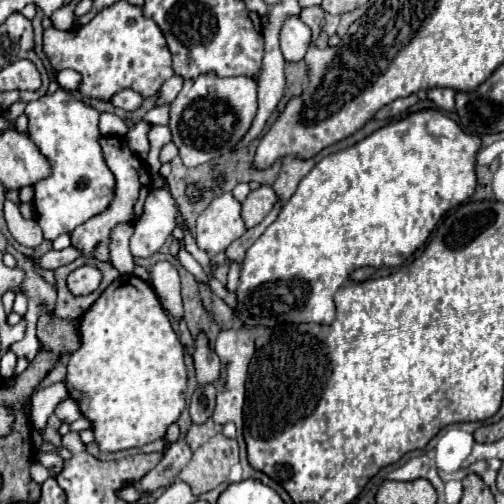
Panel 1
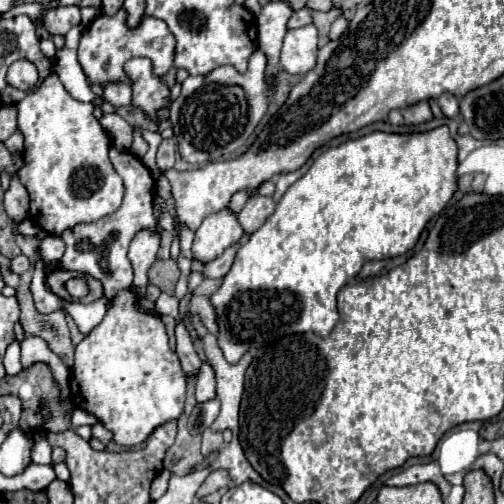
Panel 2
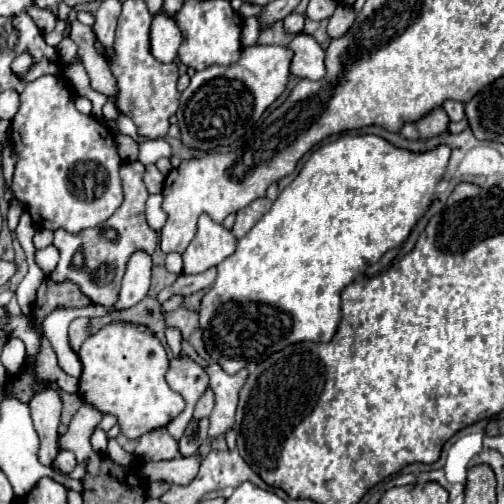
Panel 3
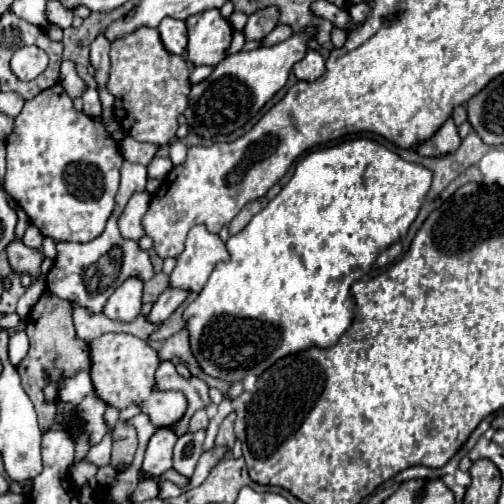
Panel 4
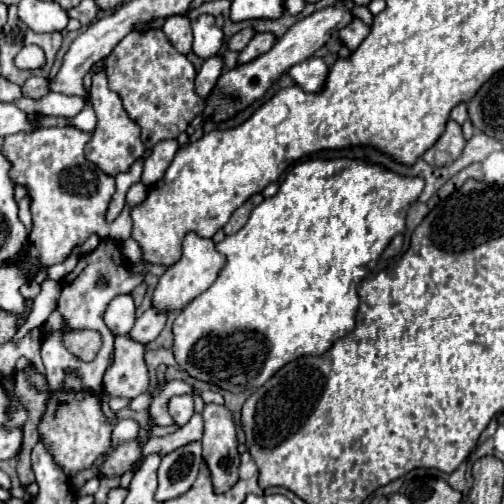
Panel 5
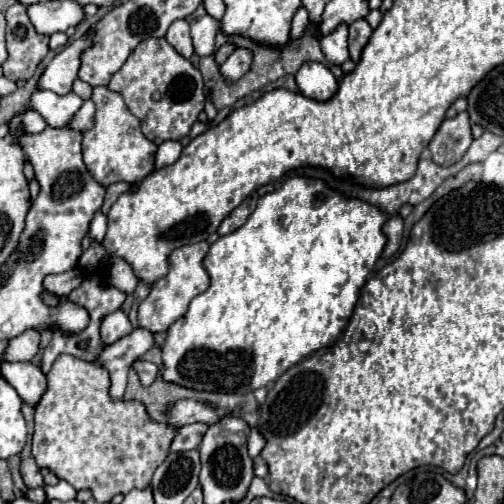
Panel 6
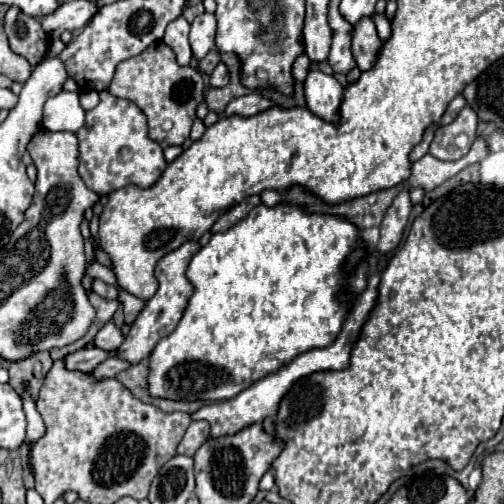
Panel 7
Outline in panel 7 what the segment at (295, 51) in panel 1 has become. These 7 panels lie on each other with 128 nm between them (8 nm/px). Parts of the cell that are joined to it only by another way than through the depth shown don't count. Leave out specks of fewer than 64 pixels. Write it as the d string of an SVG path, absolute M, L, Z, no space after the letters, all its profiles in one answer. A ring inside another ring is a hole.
M310 70L304 82L304 92L306 104L316 116L320 116L326 122L340 120L340 104L344 88L334 76L322 74L320 70Z

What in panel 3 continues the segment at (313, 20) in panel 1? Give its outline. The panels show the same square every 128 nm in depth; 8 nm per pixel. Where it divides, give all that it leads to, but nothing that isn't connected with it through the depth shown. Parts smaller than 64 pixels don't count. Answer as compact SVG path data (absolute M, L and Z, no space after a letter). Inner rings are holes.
M288 14L284 18L284 30L290 34L298 34L304 28L304 16L302 14Z

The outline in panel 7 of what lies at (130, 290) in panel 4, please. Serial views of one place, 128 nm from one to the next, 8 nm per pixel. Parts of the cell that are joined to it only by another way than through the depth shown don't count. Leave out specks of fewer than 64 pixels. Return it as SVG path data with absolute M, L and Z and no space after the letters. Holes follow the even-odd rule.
M108 322L98 334L96 334L96 338L94 338L94 346L96 348L100 348L100 350L106 350L106 352L114 352L114 350L118 350L120 348L120 344L122 344L122 340L124 340L124 334L122 334L122 330L120 328L116 328L114 326L114 322Z

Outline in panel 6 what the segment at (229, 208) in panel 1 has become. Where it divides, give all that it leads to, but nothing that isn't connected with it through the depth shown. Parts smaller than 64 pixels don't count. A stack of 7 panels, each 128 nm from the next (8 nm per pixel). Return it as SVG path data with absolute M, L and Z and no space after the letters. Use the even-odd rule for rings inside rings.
M196 242L196 244L180 246L168 256L168 274L150 288L148 298L138 306L140 328L150 330L152 334L166 332L170 324L174 324L180 316L184 316L192 298L208 288L210 284L208 272L204 272L204 266L200 264L200 260L204 260L204 252L208 252L208 242Z

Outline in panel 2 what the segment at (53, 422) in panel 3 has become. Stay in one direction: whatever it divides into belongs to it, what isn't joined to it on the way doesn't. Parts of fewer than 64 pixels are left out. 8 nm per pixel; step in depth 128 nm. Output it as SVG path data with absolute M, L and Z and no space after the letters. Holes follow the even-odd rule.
M40 428L40 430L42 430L42 436L40 436L40 440L34 444L34 448L32 448L32 462L34 462L34 464L52 464L52 458L50 458L52 446L50 446L48 440L46 440L48 432L46 432L44 428Z

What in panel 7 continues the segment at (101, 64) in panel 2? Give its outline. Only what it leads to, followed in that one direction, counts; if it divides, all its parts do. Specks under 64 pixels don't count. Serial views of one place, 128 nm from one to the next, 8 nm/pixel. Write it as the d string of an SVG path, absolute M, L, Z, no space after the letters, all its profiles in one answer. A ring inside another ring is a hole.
M178 16L176 20L172 20L164 32L162 42L172 48L172 52L176 54L176 60L180 66L188 66L190 58L192 58L192 50L190 50L190 42L188 42L188 32L190 32L190 24L186 22L184 16Z

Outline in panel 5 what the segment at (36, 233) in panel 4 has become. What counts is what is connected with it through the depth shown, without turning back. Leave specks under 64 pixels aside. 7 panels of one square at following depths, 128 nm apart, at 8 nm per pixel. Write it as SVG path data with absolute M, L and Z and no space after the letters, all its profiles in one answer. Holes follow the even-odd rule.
M24 196L24 198L18 202L18 206L20 206L20 220L22 220L24 226L30 230L30 226L32 226L32 220L30 220L30 196Z

